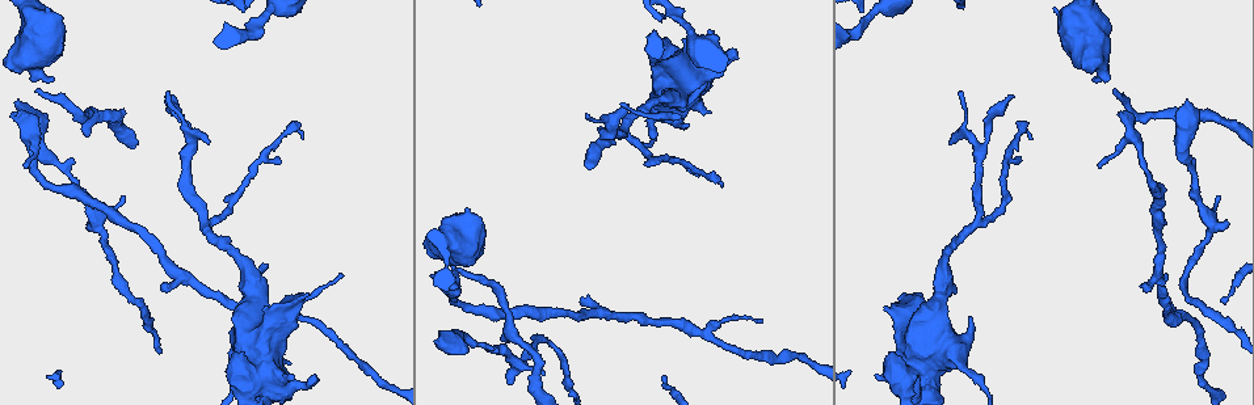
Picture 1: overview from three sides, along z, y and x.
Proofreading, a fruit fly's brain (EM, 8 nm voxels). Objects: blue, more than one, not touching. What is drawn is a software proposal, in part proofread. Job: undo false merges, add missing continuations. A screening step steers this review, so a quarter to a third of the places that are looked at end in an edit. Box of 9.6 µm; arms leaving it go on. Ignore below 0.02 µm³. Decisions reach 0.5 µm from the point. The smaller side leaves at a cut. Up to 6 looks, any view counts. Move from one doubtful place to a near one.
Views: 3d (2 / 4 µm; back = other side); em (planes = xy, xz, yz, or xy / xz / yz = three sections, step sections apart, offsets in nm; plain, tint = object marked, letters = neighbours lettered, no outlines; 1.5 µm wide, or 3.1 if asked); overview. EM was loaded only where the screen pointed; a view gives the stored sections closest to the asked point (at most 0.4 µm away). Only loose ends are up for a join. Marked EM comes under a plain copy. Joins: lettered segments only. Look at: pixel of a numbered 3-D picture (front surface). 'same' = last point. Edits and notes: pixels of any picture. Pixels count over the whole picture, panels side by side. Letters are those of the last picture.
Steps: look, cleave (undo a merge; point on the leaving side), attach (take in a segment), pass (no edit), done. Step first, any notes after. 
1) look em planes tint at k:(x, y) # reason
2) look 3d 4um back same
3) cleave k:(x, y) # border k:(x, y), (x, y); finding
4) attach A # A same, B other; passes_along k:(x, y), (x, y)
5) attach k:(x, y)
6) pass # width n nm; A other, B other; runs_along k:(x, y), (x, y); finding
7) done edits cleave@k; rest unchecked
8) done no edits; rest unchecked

look em planes letters at 1:(292, 363) # branch stops here

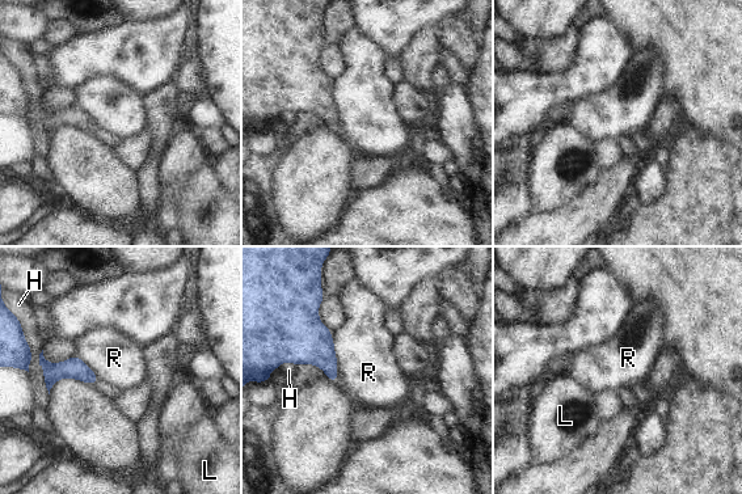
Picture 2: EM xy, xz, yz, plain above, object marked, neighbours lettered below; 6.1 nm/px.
pass # longest_contact H 280 nm; H other, L other, R other; runs_along 2:(42, 362), (93, 378); no lettered segment goes on from it

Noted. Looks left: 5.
look 3d 4um at 1:(279, 162) # free end

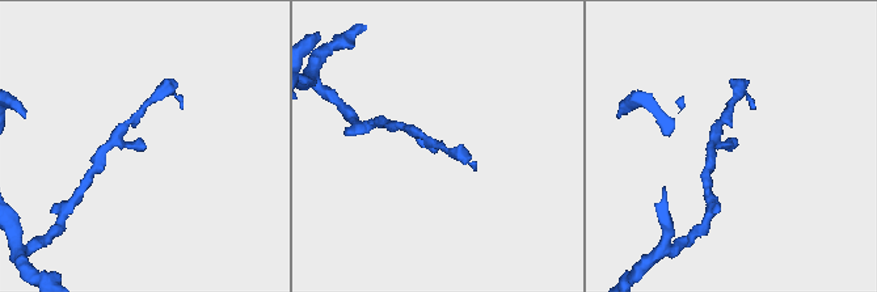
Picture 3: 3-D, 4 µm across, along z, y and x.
look em planes tint at 3:(144, 146)

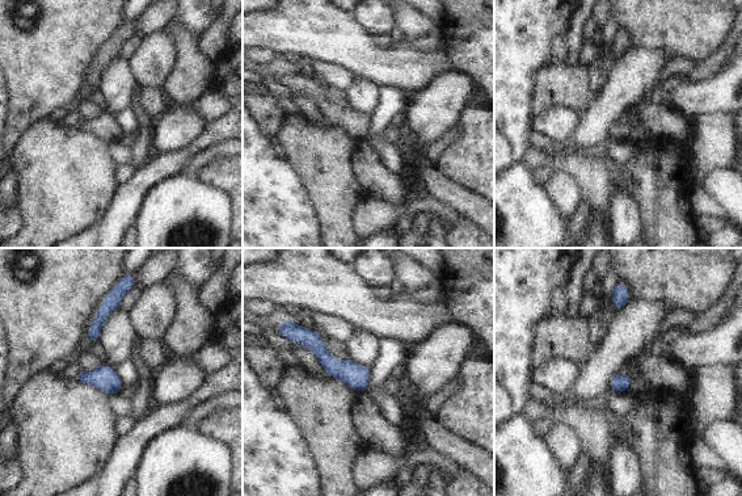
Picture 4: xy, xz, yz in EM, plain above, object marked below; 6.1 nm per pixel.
look em planes letters same

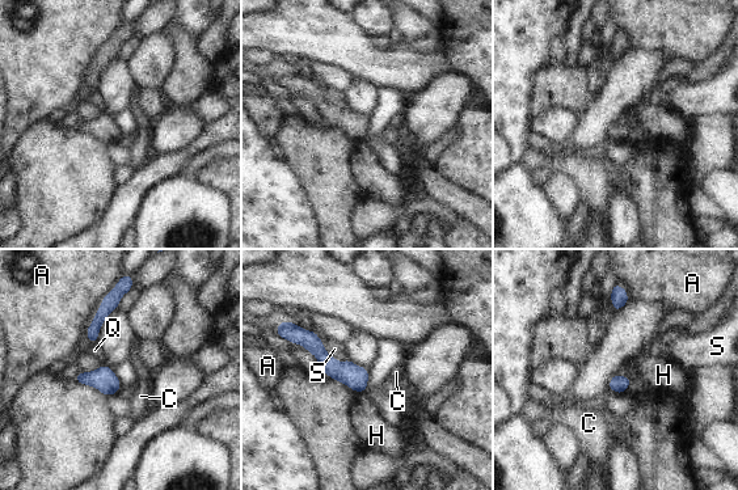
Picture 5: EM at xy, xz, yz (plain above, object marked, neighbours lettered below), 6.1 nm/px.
pass # A other, C other, H other, Q other, S other; runs_along 5:(299, 337), (362, 388); none of them fits

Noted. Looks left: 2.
look em planes letters at 1:(255, 26) # a narrow waist

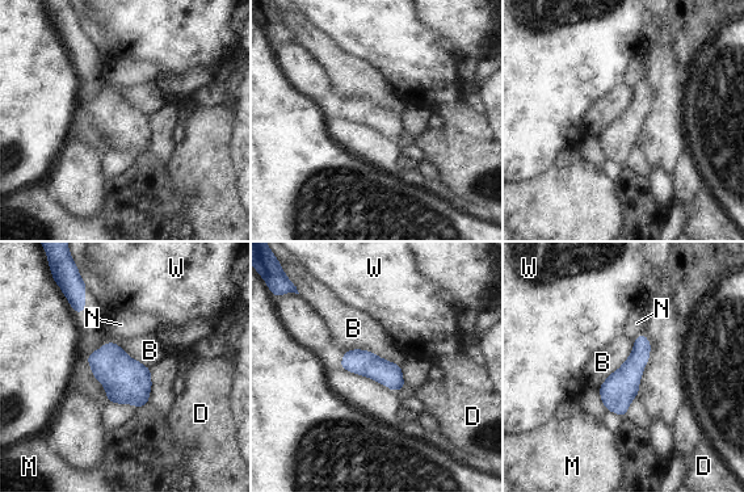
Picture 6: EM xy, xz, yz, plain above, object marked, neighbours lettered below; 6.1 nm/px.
pass # longest_contact B 400 nm; B other, D other, M other, N other, W other; border 6:(87, 354), (117, 343), (148, 368); continuous, no second neuron

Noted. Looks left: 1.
done no edits; rest unchecked

